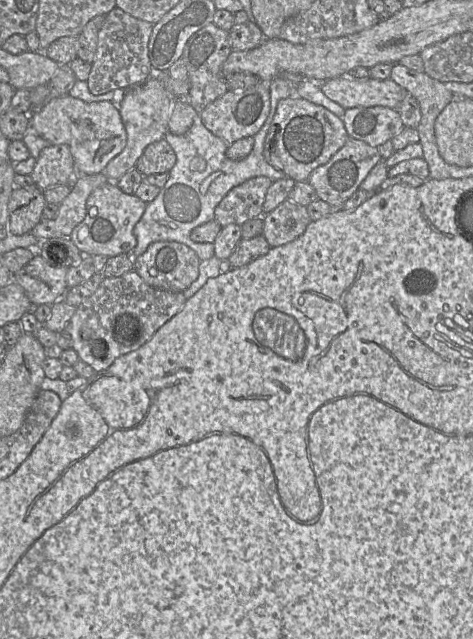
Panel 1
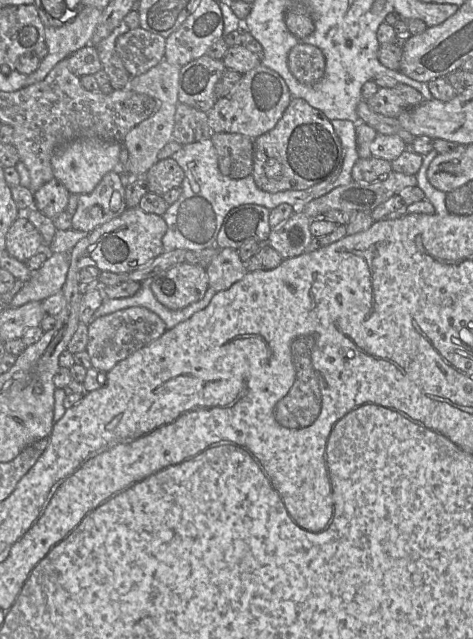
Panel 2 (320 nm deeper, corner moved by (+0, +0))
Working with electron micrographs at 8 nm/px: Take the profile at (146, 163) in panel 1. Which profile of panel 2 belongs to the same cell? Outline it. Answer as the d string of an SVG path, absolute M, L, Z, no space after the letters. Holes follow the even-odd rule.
M173 158L157 160L147 171L149 192L163 196L173 188L181 187L184 172Z

